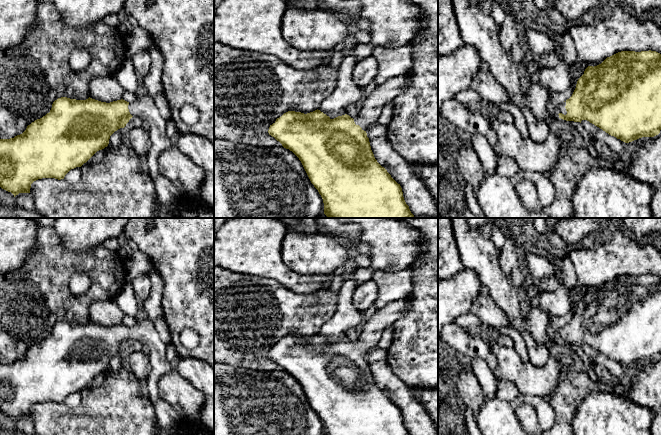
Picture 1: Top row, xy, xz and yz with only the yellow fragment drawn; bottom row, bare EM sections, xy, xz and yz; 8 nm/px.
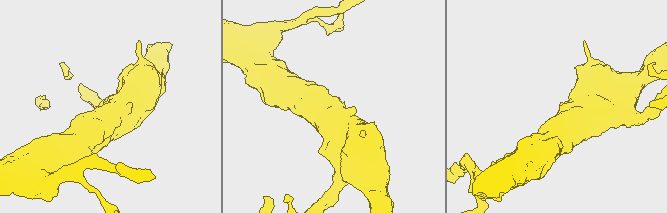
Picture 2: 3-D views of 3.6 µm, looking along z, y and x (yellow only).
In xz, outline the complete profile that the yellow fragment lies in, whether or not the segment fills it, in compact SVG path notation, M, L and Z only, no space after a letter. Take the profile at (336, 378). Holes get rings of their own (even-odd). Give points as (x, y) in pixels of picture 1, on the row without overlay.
M408 297L392 301L382 309L376 310L369 320L364 321L364 327L355 343L347 338L331 343L318 333L307 338L288 335L270 349L269 359L284 372L292 375L301 385L311 407L323 423L324 435L410 435L400 408L375 383L366 357L377 347L383 331L393 325L407 307Z

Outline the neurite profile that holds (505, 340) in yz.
M496 334L496 340L499 345L503 345L508 348L514 346L512 338L508 335Z

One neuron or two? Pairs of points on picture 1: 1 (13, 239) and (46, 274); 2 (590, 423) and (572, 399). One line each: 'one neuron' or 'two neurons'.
1: two neurons
2: two neurons

